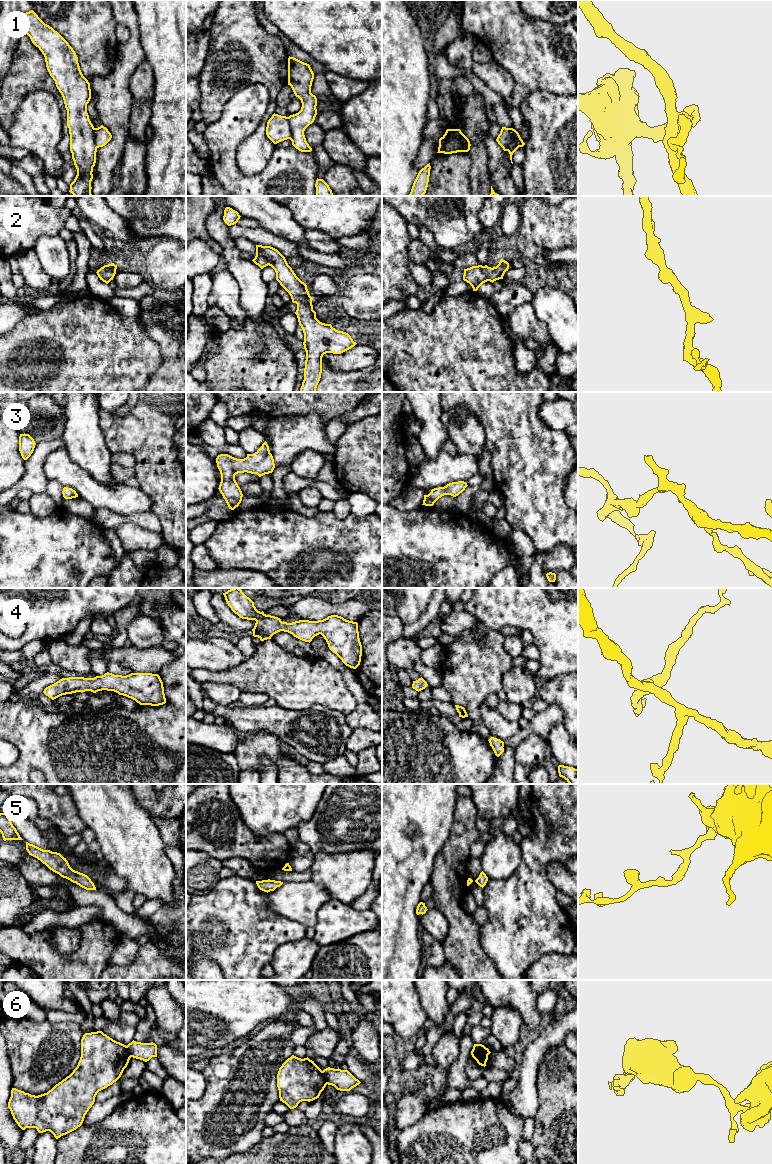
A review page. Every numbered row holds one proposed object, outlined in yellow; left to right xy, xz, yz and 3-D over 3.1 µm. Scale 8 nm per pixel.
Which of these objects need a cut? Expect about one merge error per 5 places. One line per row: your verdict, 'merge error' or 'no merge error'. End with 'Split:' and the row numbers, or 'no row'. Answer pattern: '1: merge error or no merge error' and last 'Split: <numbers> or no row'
1: merge error
2: no merge error
3: no merge error
4: no merge error
5: no merge error
6: merge error
Split: 1, 6

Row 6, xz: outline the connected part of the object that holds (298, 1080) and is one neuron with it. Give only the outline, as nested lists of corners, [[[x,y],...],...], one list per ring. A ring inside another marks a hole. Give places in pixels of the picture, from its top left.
[[[292,1055],[277,1074],[280,1101],[290,1109],[296,1108],[302,1101],[319,1098],[326,1085],[323,1071],[308,1057],[301,1059]]]

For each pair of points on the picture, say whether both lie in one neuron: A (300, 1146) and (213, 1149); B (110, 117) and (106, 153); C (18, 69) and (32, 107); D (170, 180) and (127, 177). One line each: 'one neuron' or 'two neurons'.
A: two neurons
B: one neuron
C: two neurons
D: two neurons

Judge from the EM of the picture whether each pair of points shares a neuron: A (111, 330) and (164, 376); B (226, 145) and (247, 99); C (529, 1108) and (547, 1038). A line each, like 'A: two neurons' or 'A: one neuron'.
A: two neurons
B: one neuron
C: one neuron

